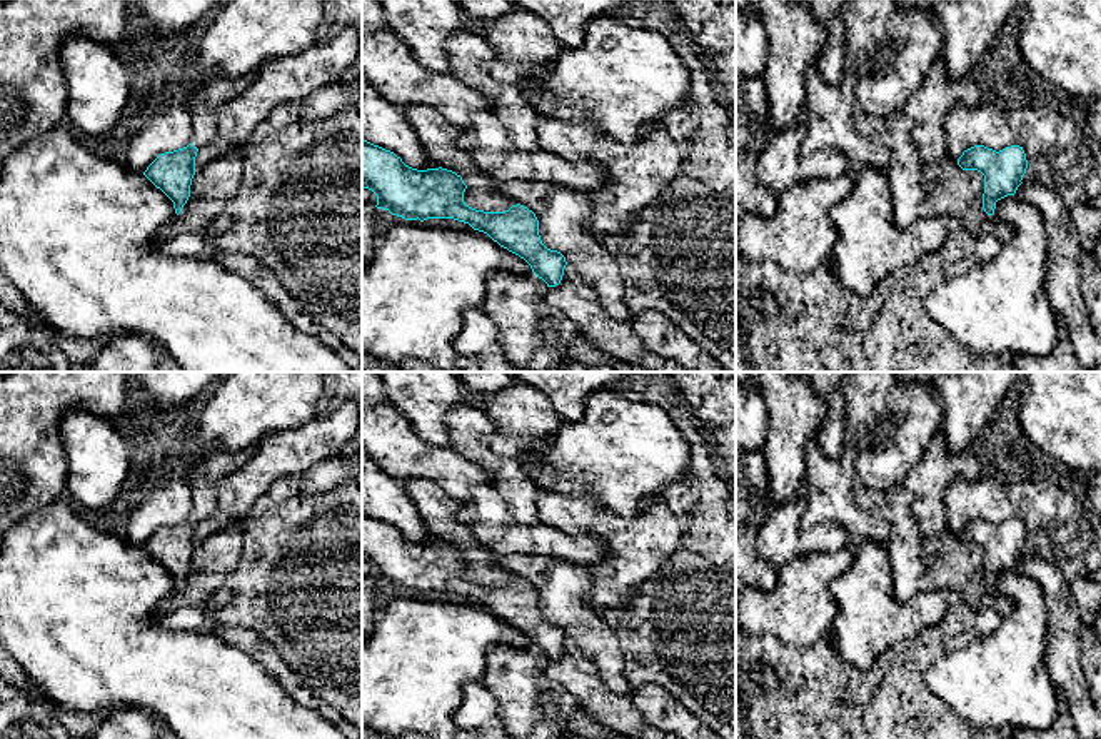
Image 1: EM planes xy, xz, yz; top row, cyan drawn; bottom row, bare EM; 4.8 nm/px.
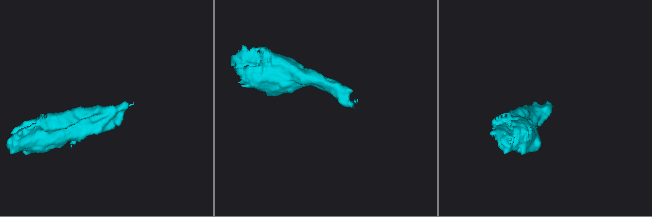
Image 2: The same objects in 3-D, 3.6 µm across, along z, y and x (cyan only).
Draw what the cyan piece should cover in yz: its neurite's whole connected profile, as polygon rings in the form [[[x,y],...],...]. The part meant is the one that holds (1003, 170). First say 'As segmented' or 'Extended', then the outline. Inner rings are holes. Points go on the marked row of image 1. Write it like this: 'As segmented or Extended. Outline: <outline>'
As segmented. Outline: [[[974,145],[963,152],[958,165],[963,170],[978,170],[984,175],[983,209],[988,215],[993,215],[996,202],[1014,195],[1023,183],[1028,160],[1019,145],[1011,145],[999,152],[984,145]]]

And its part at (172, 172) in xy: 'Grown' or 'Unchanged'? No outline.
Grown

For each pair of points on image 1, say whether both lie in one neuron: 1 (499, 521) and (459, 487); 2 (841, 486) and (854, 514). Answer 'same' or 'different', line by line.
1: different
2: same

